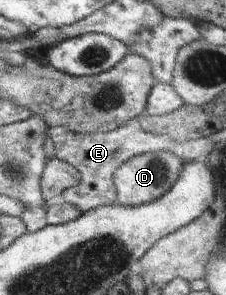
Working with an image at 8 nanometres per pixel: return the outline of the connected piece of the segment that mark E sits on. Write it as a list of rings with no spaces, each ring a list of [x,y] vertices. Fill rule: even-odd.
[[[135,121],[104,133],[80,133],[59,125],[51,126],[47,133],[53,140],[54,155],[59,160],[73,165],[80,174],[79,182],[64,190],[61,200],[71,203],[83,213],[103,205],[117,204],[117,193],[114,190],[112,176],[117,167],[131,157],[143,153],[167,151],[175,153],[184,162],[197,161],[204,158],[206,150],[210,148],[204,139],[181,144],[171,141],[169,137],[148,133]]]

